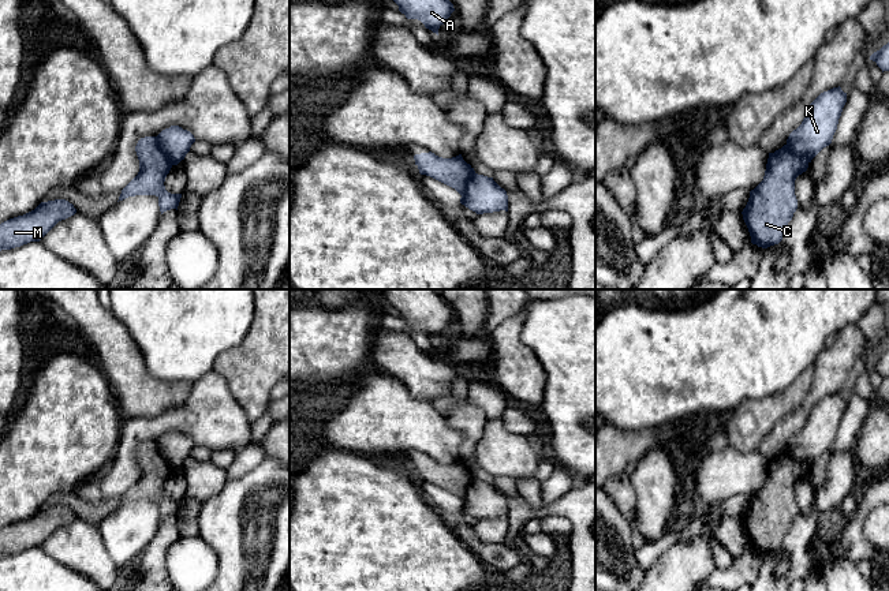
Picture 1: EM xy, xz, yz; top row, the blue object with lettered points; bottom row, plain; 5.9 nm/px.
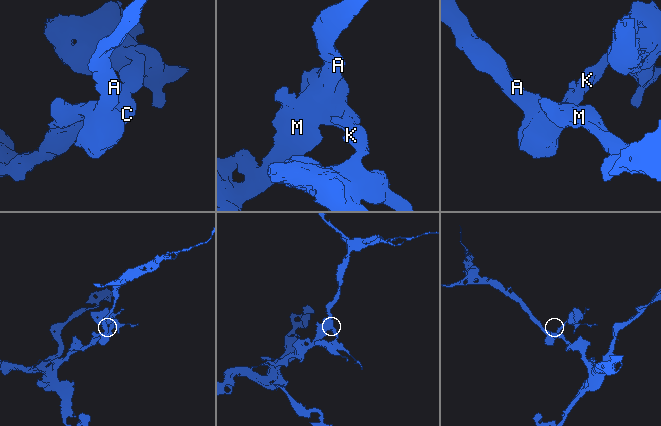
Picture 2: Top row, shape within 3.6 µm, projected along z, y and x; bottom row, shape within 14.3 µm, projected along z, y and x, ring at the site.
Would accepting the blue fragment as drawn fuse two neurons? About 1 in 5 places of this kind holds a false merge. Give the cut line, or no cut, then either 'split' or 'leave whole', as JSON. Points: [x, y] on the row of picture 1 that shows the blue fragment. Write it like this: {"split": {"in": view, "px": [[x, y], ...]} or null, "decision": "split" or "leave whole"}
{"split": {"in": "xy", "px": [[154, 137], [164, 154], [174, 164]]}, "decision": "split"}

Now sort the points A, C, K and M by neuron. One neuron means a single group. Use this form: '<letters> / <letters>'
A C M / K

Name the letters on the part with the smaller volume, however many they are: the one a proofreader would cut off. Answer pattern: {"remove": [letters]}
{"remove": ["K"]}

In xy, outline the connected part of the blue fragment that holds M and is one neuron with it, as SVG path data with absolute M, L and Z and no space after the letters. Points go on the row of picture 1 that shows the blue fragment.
M66 199L41 202L34 210L0 224L0 251L40 242L59 221L75 213Z

